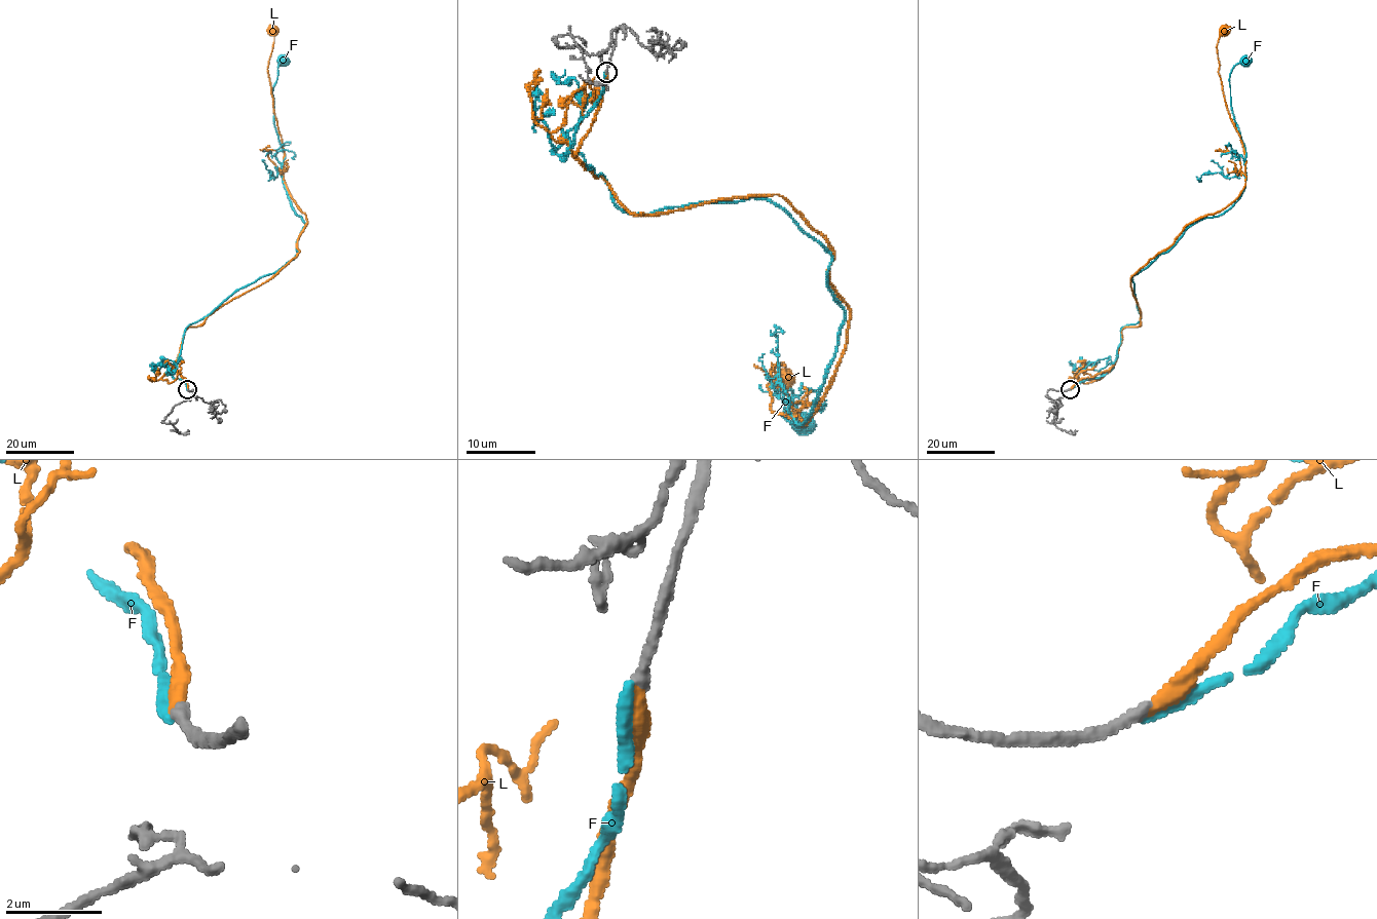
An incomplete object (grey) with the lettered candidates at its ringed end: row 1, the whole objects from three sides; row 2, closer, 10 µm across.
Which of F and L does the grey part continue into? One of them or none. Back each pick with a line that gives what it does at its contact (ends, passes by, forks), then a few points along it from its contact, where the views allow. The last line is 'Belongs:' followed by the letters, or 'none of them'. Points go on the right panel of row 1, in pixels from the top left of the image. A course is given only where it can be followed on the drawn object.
L: It ends there. Its course: (1069, 388), (1111, 367), (1121, 331), (1140, 322), (1129, 278), (1245, 183), (1218, 73), (1226, 24)
Belongs: L

